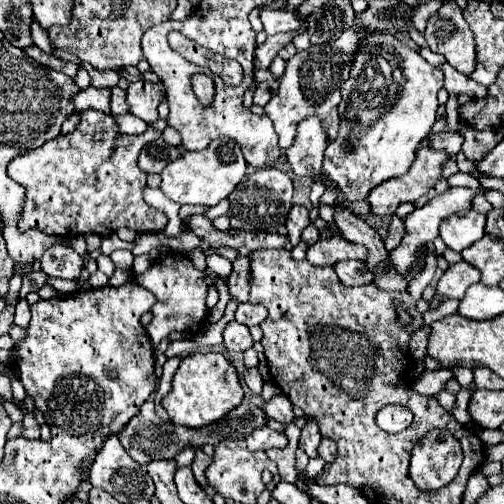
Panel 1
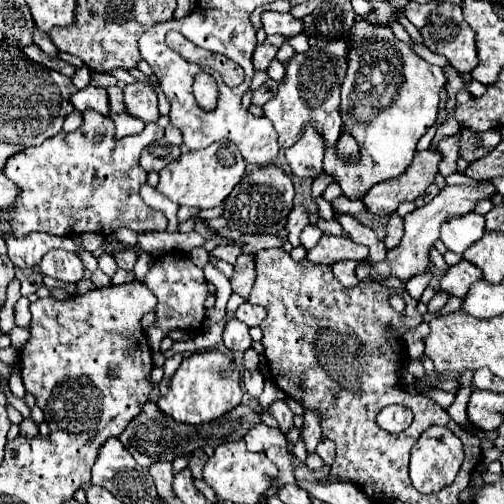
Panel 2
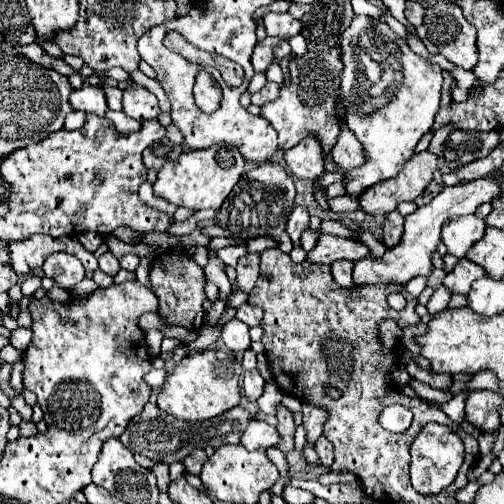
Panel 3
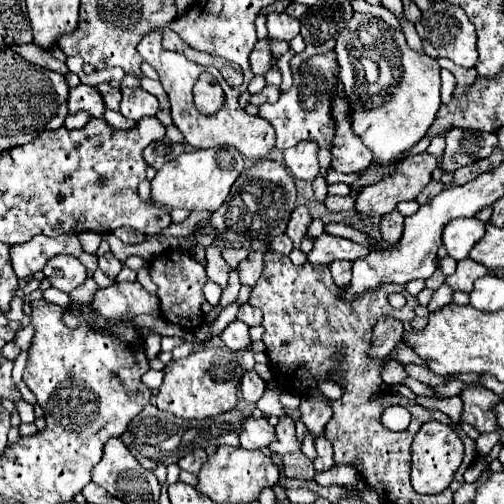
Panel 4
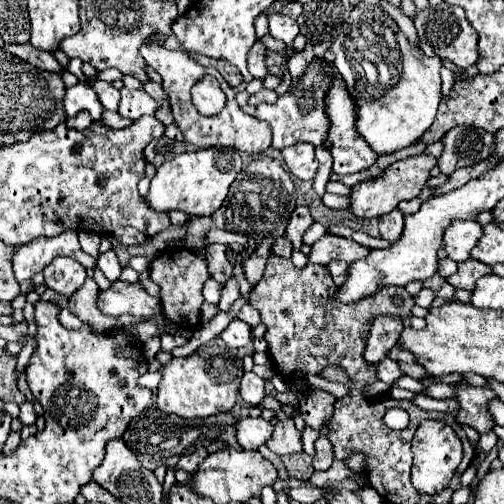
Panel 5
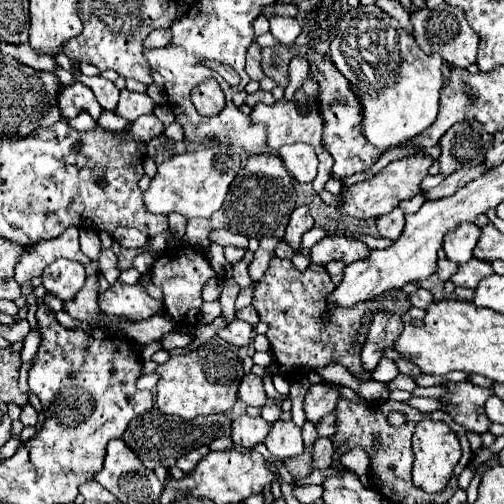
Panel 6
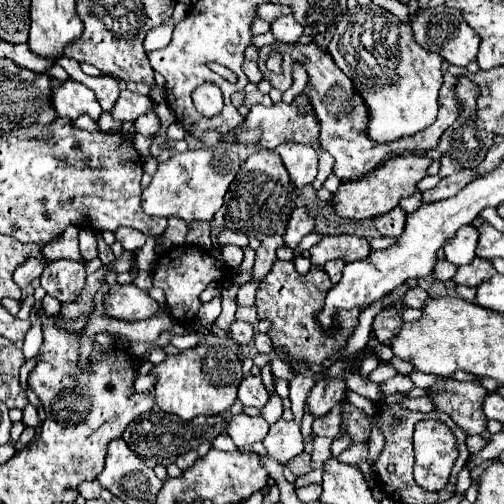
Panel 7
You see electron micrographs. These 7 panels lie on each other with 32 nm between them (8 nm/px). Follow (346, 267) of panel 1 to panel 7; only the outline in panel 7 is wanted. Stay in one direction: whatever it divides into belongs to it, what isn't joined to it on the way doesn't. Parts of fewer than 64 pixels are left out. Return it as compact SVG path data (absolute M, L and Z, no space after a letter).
M332 260L332 262L324 264L322 268L328 272L328 276L330 276L332 284L338 284L338 282L340 282L340 278L342 278L342 268L344 268L344 262L340 262L340 260Z

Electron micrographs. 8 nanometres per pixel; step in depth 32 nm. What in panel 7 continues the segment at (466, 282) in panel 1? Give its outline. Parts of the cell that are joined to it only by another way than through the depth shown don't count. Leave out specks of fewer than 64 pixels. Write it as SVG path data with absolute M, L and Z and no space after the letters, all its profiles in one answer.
M474 258L470 264L460 266L452 280L456 282L456 286L458 286L458 284L464 284L464 286L476 288L480 282L488 280L488 276L494 276L494 274L496 274L496 270L494 270L494 266L492 266L490 260Z

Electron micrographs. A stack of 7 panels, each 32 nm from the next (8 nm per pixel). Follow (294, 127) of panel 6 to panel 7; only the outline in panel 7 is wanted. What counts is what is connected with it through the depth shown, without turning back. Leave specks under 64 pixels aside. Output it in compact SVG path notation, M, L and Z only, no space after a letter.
M306 86L296 98L292 104L286 104L286 102L278 102L278 104L272 104L272 106L264 106L264 104L256 104L250 108L248 116L246 116L246 128L262 128L264 132L264 140L260 142L262 146L274 150L278 148L280 144L284 142L302 142L302 144L310 144L316 152L318 152L318 160L320 160L320 166L318 166L318 176L316 180L312 182L314 190L320 190L326 182L326 178L332 174L332 156L328 152L322 150L320 146L320 122L316 120L316 114L314 114L314 108L310 104L310 86Z

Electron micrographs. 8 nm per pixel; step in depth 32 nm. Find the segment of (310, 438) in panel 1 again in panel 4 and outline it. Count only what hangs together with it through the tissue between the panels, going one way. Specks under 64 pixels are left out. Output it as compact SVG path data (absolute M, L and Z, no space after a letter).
M302 400L300 412L302 412L302 422L306 424L308 432L314 438L318 438L324 432L324 424L332 416L332 412L328 412L328 406L322 400Z

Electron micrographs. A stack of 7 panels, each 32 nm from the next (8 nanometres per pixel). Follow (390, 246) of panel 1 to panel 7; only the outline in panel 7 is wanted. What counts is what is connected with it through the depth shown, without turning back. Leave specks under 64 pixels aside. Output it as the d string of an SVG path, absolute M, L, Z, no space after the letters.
M396 206L392 212L388 212L384 216L378 216L374 220L378 232L382 236L390 236L390 238L398 238L400 236L400 232L404 230L404 222L406 222L406 212L400 206Z

